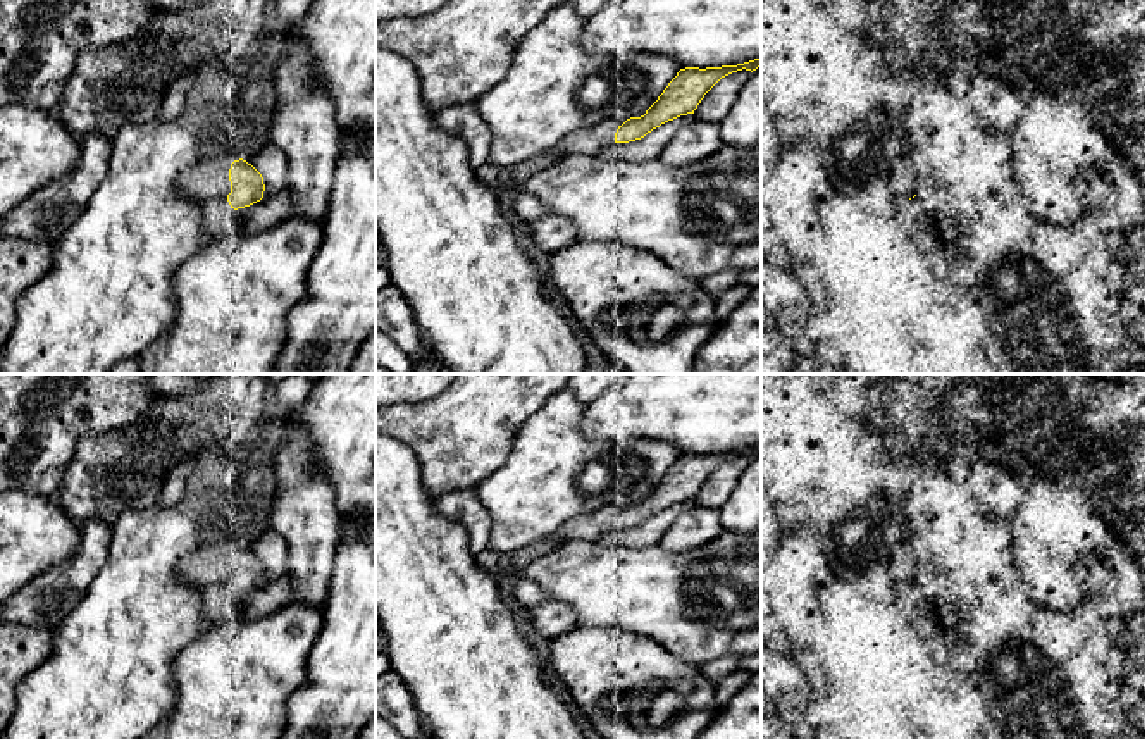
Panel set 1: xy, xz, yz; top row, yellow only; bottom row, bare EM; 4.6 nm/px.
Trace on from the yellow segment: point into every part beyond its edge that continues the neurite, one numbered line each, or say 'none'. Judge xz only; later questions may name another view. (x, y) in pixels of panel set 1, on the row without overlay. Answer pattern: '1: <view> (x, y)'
1: xz (593, 526)

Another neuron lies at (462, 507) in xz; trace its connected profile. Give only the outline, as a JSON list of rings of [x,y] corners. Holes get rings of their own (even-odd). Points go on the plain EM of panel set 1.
[[[475,487],[441,494],[434,498],[434,508],[467,531],[474,555],[487,548],[491,519],[477,498]]]

